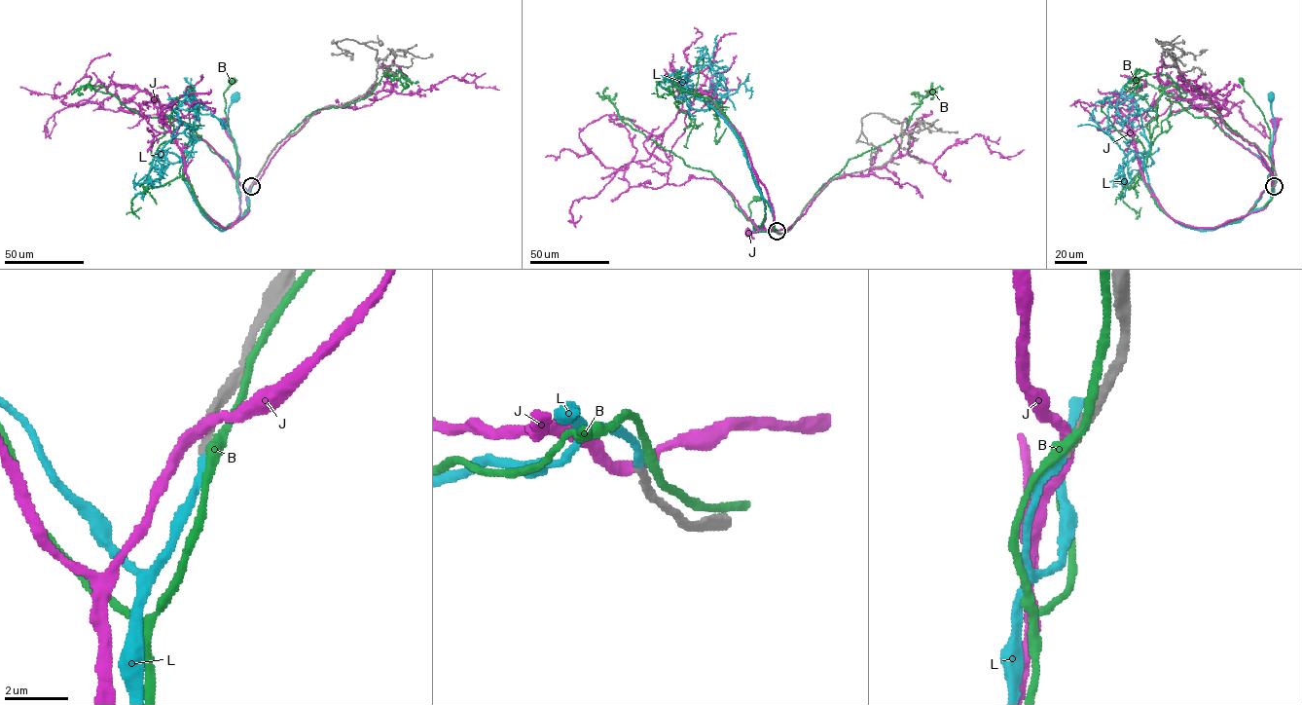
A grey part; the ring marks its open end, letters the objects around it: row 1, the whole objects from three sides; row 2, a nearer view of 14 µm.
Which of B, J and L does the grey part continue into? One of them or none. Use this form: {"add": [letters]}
{"add": ["L"]}

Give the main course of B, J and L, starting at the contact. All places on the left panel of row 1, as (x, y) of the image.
B: (252, 185), (249, 206), (240, 216), (236, 156), (225, 108), (224, 92), (231, 81)
J: (251, 185), (247, 192), (249, 210), (233, 225), (239, 213), (239, 158), (223, 121)
L: (251, 186), (248, 209), (238, 220), (238, 158), (235, 139), (227, 129), (229, 106), (235, 96)

